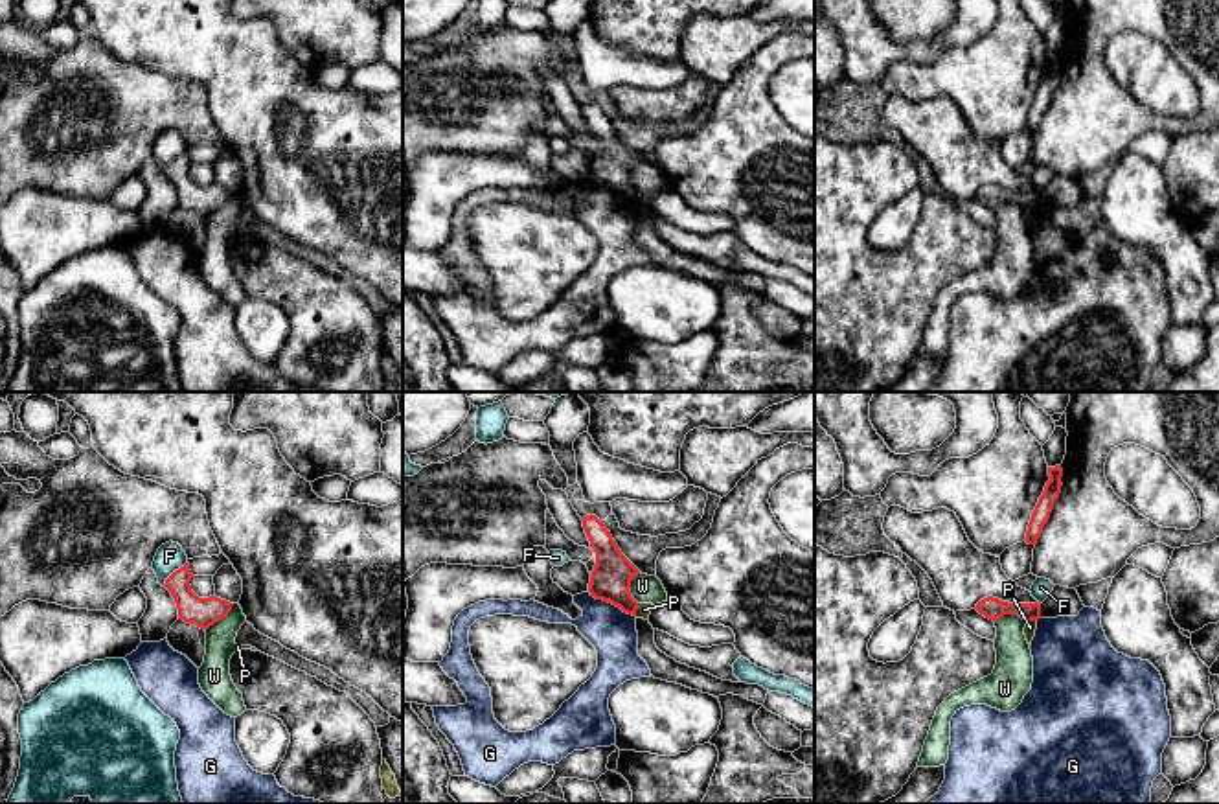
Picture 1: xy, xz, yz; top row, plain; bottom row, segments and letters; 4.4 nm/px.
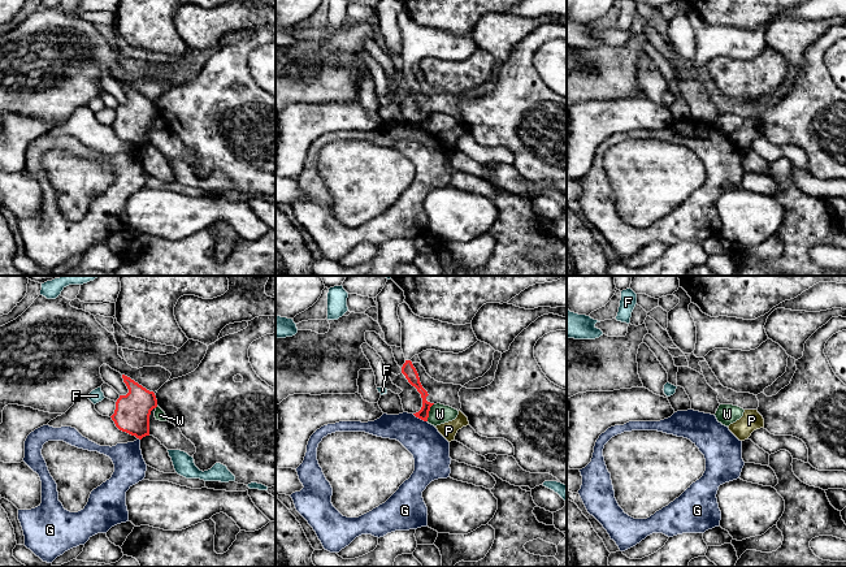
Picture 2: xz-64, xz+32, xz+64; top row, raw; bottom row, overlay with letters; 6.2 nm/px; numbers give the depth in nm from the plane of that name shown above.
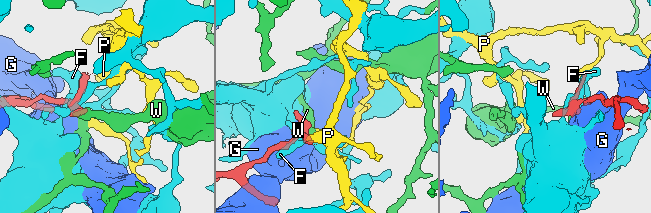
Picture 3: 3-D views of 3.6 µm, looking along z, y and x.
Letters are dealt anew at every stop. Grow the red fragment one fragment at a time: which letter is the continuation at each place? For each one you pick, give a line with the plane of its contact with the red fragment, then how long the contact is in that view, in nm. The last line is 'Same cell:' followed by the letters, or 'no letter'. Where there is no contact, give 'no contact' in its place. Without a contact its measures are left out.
Same cell: no letter

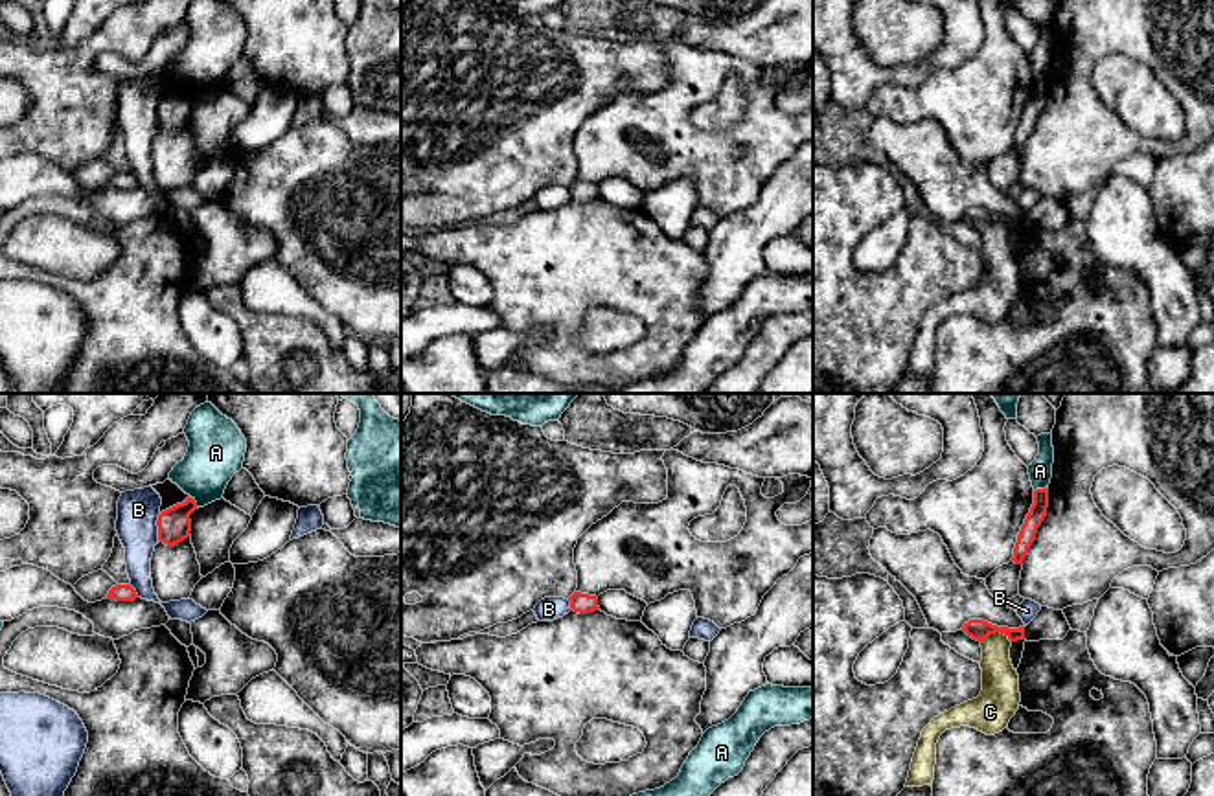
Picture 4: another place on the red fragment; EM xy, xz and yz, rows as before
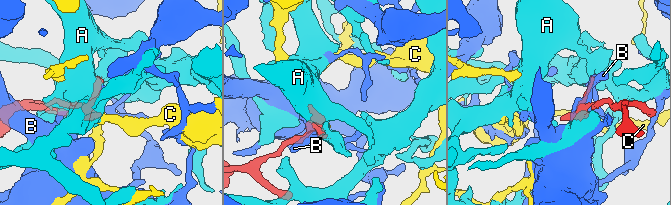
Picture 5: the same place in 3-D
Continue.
A: yz | 60 nm
Same cell: A

